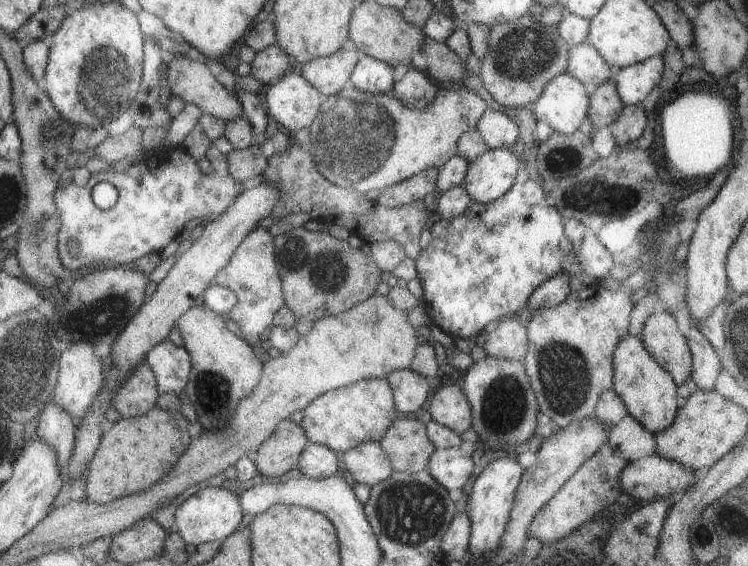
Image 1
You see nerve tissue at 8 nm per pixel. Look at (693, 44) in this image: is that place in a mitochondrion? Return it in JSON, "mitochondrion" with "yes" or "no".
{"mitochondrion":"no"}

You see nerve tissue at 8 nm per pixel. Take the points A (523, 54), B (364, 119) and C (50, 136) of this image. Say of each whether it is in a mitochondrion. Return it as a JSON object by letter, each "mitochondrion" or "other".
{"A":"mitochondrion","B":"mitochondrion","C":"mitochondrion"}

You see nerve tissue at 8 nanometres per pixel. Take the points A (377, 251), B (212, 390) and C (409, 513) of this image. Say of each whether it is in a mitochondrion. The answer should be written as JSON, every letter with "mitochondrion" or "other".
{"A":"other","B":"mitochondrion","C":"mitochondrion"}

